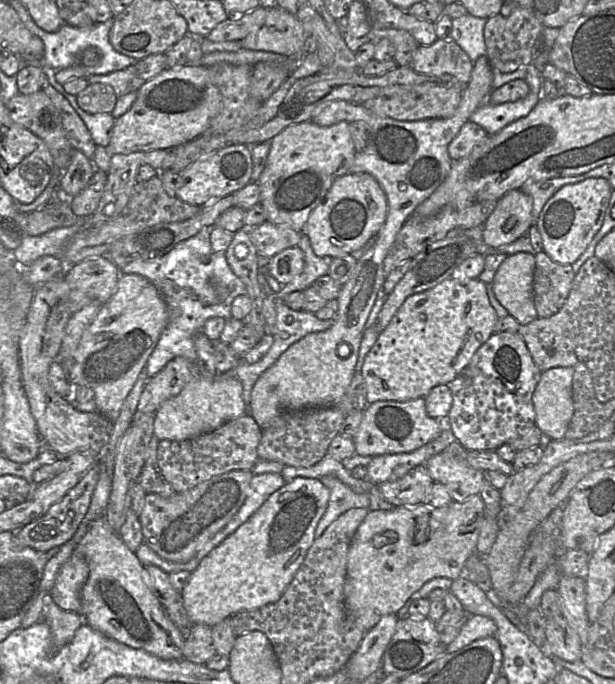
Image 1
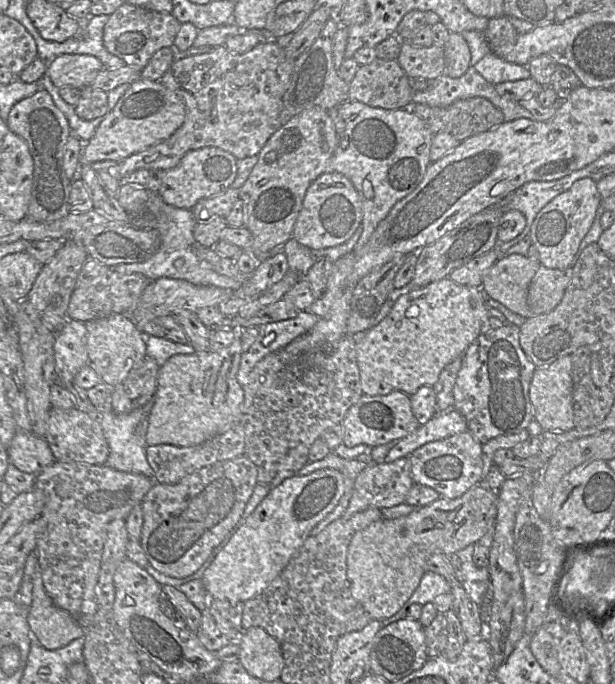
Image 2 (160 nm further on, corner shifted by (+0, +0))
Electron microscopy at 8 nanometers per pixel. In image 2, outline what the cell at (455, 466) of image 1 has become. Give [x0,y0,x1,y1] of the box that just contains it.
[409,431,482,498]

